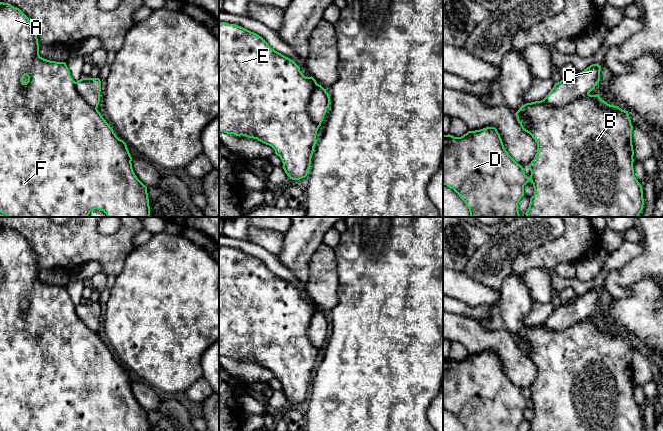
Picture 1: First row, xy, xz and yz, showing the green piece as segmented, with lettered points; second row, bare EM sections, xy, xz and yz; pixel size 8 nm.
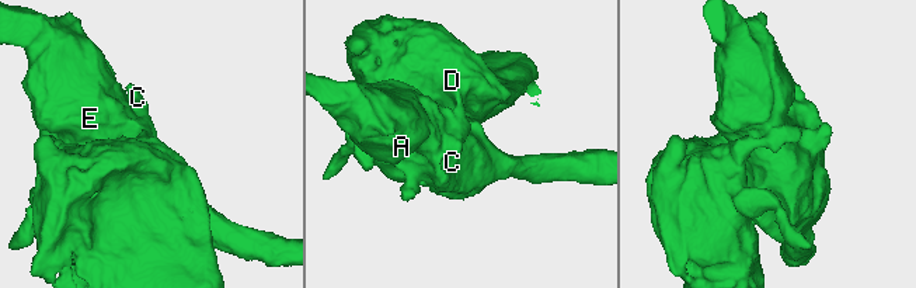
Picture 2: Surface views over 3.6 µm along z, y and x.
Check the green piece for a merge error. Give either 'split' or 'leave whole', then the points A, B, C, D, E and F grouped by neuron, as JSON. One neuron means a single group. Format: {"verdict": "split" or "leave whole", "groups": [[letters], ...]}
{"verdict": "split", "groups": [["A", "B", "E", "F"], ["C", "D"]]}

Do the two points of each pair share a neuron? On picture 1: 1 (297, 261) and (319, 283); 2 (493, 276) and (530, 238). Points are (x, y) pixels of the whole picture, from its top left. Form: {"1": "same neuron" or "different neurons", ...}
{"1": "different neurons", "2": "same neuron"}

